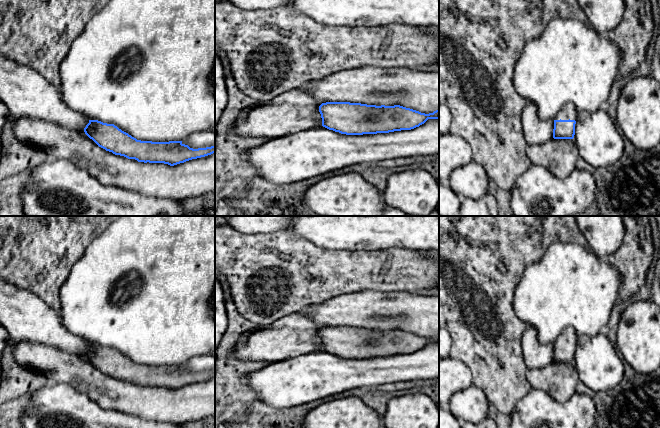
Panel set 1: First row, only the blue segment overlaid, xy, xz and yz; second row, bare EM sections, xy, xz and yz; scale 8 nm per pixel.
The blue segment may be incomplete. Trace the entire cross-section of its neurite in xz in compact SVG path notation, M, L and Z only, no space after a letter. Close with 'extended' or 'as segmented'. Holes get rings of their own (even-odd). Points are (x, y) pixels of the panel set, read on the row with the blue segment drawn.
M306 82L271 101L245 108L233 125L234 131L244 137L269 139L321 127L346 135L363 135L411 130L424 124L428 119L439 119L439 110L425 114L400 105L376 106L350 102L321 103L310 94L308 88L309 82Z | extended

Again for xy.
M40 119L9 120L20 141L47 152L51 158L70 161L103 185L179 201L215 192L215 146L193 149L182 141L141 141L114 124L98 120L89 120L83 132Z | extended

